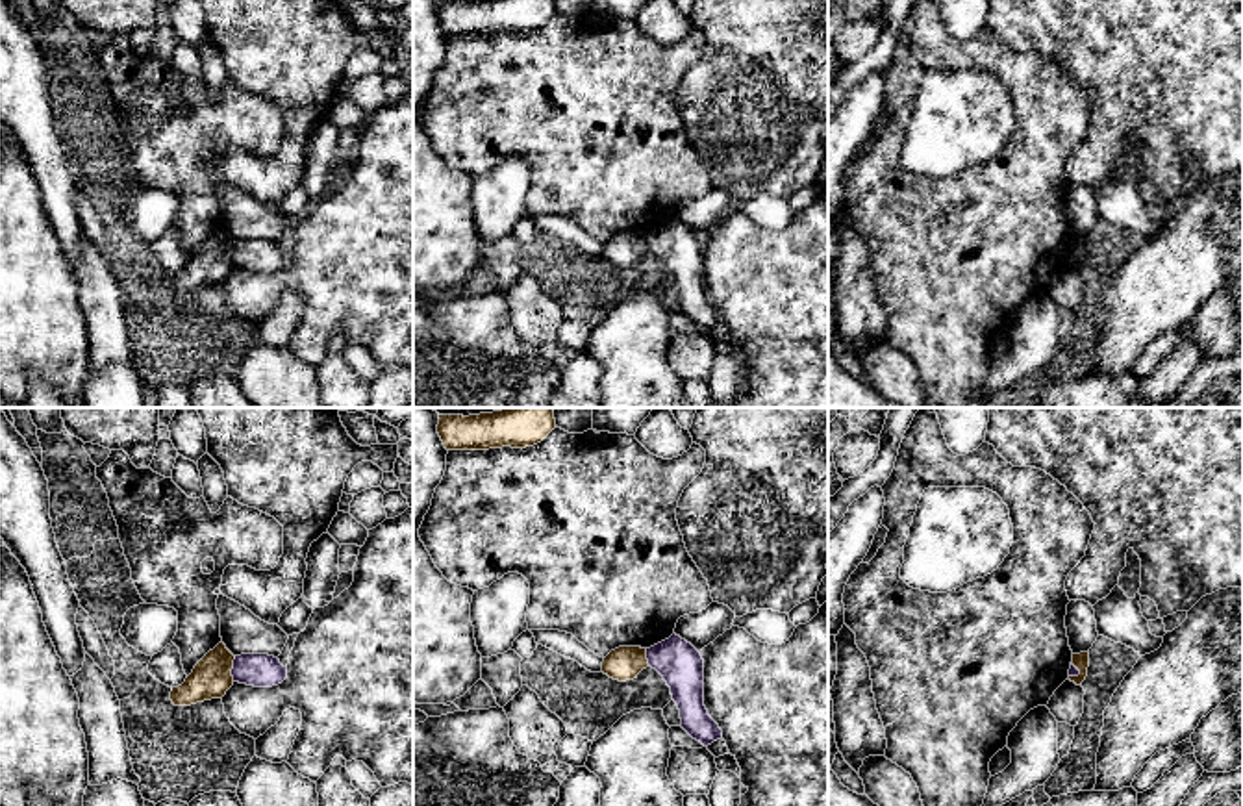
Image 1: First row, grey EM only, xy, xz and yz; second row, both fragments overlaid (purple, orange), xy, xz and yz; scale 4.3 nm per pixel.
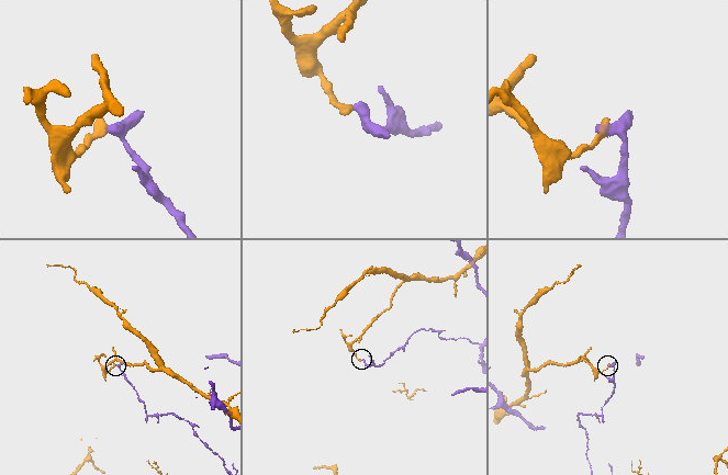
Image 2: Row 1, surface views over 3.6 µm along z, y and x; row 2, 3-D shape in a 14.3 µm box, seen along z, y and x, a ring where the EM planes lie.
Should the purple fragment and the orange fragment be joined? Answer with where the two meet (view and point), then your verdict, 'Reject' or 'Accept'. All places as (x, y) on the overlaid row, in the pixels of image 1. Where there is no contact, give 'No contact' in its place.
Touches purple at xy (232, 669). Reject

